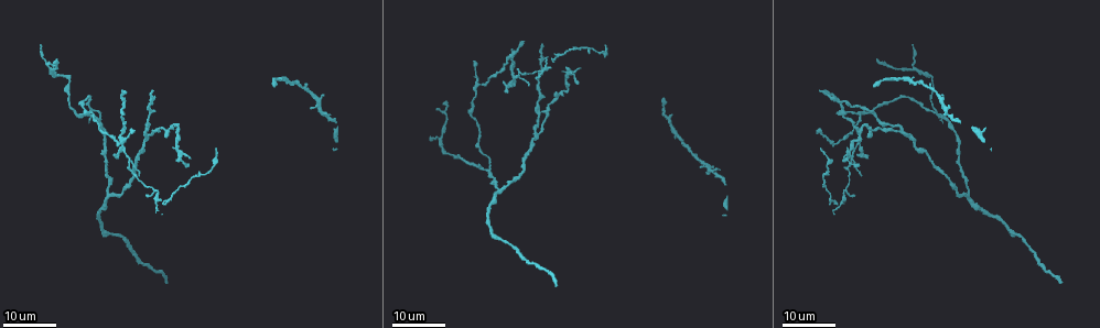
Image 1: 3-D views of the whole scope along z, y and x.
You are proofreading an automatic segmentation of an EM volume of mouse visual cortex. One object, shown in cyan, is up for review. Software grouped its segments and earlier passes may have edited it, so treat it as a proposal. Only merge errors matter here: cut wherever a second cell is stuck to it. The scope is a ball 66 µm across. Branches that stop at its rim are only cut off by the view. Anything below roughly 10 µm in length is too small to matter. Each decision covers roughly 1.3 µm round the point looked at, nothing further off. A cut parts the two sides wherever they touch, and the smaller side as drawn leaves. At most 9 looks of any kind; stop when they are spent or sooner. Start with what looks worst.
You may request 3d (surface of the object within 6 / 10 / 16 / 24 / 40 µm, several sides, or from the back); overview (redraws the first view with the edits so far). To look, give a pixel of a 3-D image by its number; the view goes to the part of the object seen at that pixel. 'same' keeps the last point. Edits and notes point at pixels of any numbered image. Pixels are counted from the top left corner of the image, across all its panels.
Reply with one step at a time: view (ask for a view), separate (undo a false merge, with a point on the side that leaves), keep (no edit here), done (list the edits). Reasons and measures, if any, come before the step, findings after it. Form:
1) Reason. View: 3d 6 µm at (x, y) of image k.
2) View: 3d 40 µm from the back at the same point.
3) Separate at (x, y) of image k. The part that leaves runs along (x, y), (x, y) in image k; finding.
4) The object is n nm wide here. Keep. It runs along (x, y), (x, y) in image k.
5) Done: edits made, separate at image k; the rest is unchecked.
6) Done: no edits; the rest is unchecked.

Branch point. View: 3d 24 µm at (535, 133) of image 1.

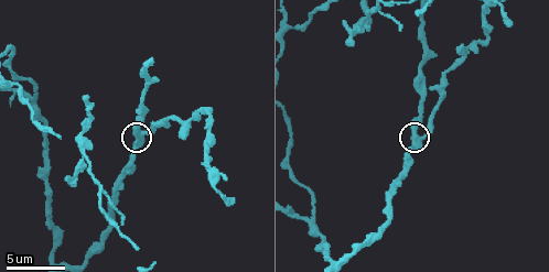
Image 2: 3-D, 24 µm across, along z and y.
View: 3d 6 µm at (141, 131) of image 2.

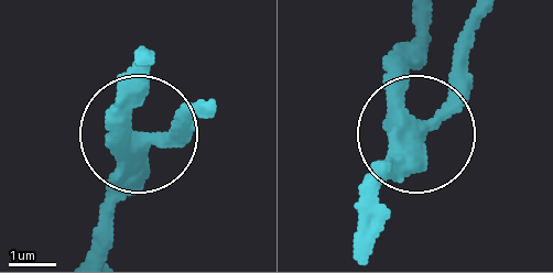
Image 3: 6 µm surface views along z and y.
The object is 390 nm wide here. Keep. One cell here.

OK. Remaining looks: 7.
Arms part here. View: 3d 16 µm at (108, 194) of image 1.

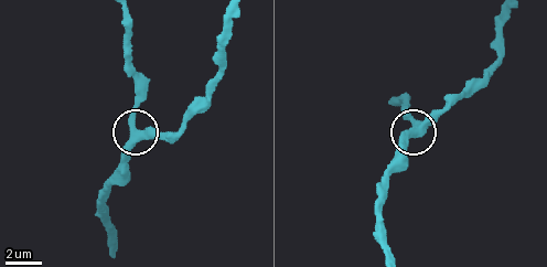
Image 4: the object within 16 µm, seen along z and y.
View: 3d 6 µm at (140, 137) of image 4.

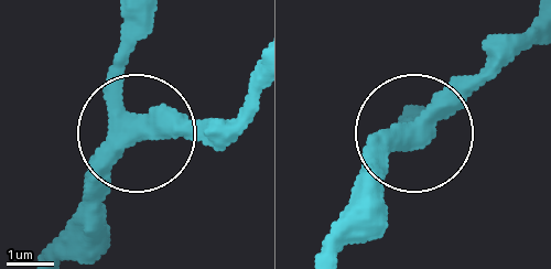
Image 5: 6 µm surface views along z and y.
The side arm is 32 µm long. Keep. All the same cell.

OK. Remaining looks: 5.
Three arms meet. View: 3d 6 µm at (30, 98) of image 2.

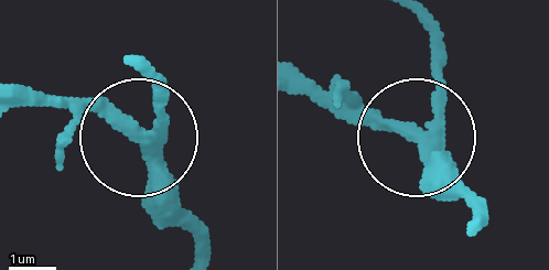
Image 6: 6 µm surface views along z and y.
View: 3d 6 µm from the back at (408, 132) of image 6.

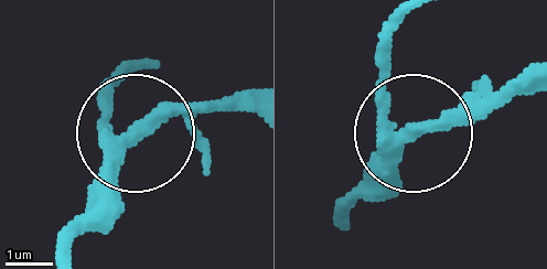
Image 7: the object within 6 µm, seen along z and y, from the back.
The object is 280 nm wide here. Keep. It runs along (408, 13), (381, 73), (404, 120), (428, 128), (506, 88) in image 7; all the same cell.

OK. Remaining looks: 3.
Narrows sharply. View: 3d 6 µm at (18, 84) of image 2.

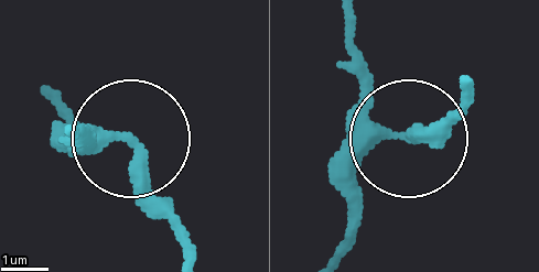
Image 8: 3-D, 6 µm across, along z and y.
View: 3d 6 µm from the back at (119, 139) of image 8.

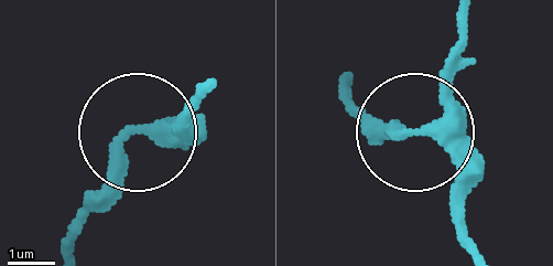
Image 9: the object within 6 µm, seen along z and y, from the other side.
Keep. All the same cell.

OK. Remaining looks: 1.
Done: no edits; the rest is unchecked.

